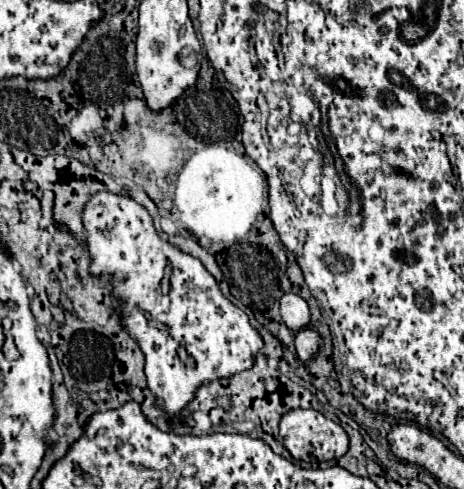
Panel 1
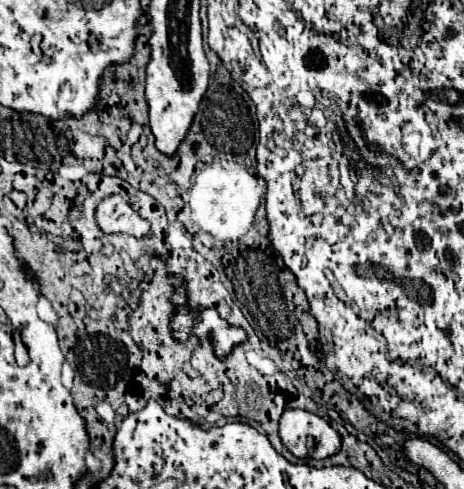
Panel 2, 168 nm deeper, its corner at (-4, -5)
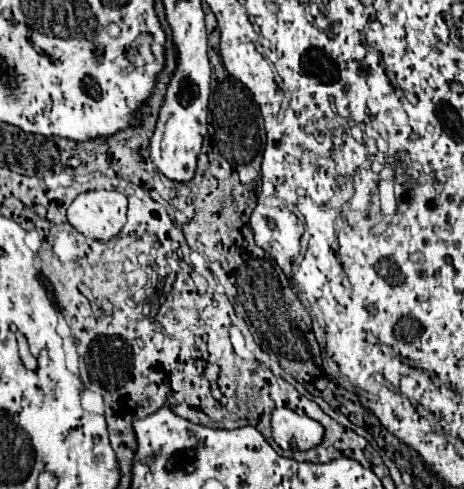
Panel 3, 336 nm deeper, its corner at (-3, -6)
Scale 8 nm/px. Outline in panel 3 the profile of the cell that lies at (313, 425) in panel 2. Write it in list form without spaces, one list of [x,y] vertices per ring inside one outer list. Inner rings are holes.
[[[275,408],[271,412],[271,432],[273,440],[283,448],[283,450],[309,450],[321,444],[323,440],[323,426],[307,416],[299,416],[297,412],[289,408]]]

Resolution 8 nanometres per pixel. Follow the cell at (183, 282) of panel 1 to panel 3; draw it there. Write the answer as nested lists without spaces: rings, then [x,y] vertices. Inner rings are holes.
[[[99,190],[79,194],[69,210],[69,224],[87,238],[93,240],[111,240],[113,234],[119,234],[127,216],[127,196],[115,190]]]

